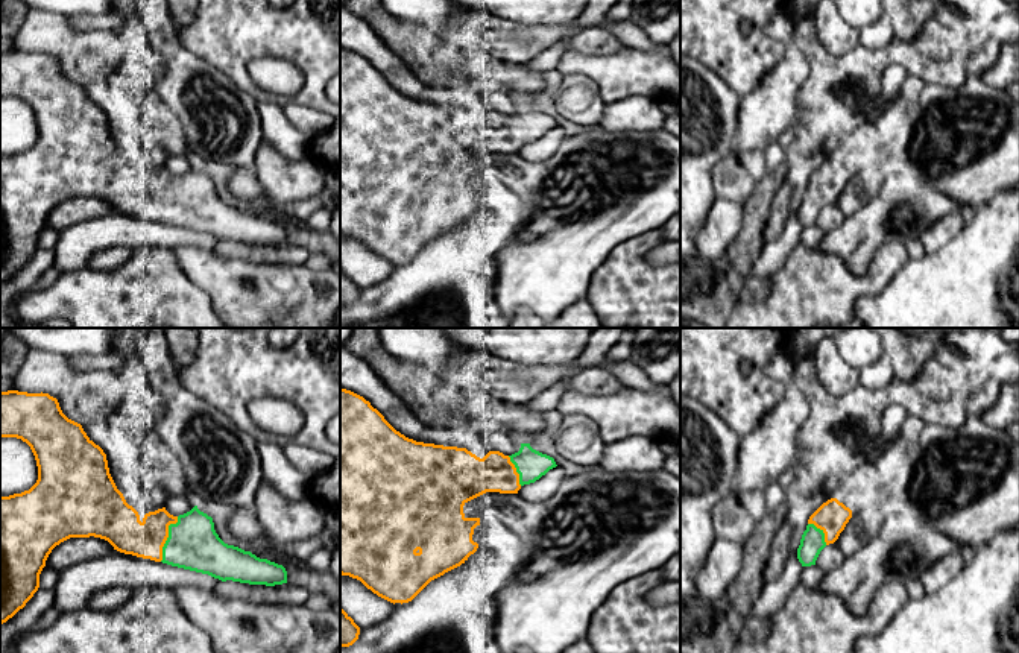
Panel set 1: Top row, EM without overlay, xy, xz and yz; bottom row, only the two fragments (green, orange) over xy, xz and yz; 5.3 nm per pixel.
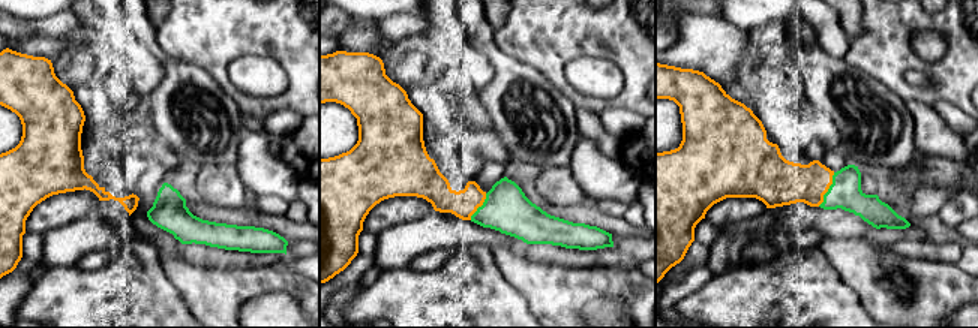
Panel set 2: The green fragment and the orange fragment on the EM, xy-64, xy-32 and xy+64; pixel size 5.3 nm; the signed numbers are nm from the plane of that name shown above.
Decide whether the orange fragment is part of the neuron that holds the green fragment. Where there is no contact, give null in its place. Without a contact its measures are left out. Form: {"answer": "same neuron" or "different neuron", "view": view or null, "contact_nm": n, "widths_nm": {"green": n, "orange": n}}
{"answer": "same neuron", "view": "xy", "contact_nm": 260, "widths_nm": {"green": 280, "orange": 200}}

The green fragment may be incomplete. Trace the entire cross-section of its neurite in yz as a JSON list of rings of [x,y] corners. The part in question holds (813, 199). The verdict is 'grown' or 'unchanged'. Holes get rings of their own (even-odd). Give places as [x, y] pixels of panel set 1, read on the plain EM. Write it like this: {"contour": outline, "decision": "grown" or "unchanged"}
{"contour": [[[831,158],[823,162],[809,176],[806,190],[800,199],[797,219],[802,226],[816,225],[820,211],[838,199],[850,178],[852,170],[837,158]]], "decision": "grown"}

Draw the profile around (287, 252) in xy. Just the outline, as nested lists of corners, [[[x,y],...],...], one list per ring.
[[[226,240],[219,243],[213,251],[220,257],[255,264],[305,264],[310,257],[305,248],[293,243],[266,246]]]

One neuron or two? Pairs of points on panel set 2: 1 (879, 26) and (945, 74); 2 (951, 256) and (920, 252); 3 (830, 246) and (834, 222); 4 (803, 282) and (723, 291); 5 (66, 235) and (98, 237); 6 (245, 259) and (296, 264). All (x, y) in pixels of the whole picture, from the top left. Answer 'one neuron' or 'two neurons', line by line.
1: one neuron
2: one neuron
3: two neurons
4: one neuron
5: one neuron
6: two neurons

